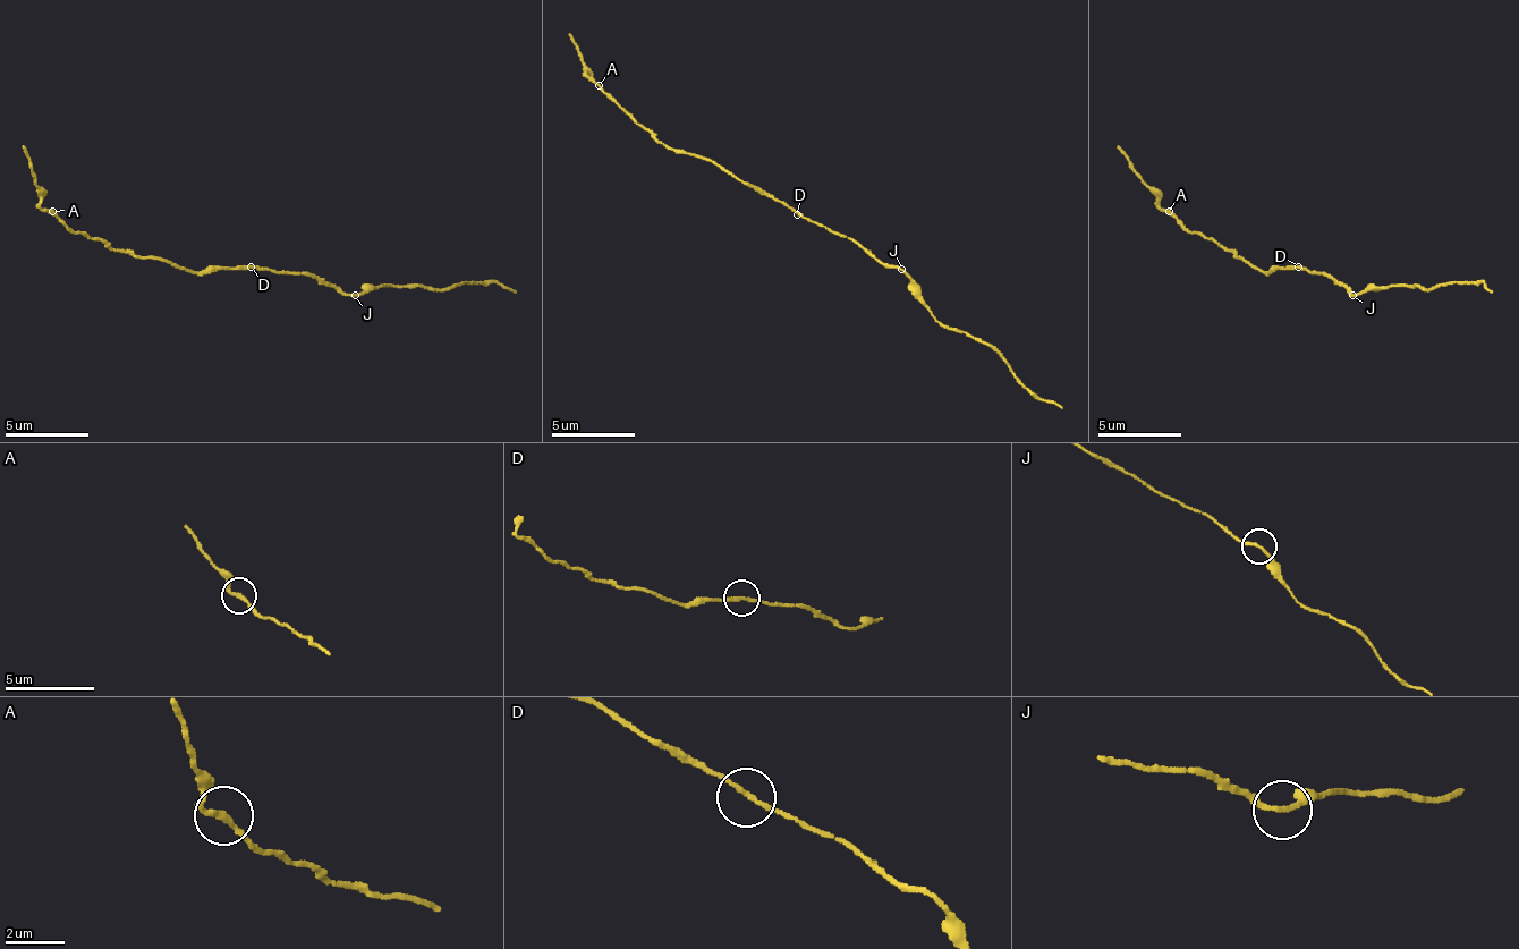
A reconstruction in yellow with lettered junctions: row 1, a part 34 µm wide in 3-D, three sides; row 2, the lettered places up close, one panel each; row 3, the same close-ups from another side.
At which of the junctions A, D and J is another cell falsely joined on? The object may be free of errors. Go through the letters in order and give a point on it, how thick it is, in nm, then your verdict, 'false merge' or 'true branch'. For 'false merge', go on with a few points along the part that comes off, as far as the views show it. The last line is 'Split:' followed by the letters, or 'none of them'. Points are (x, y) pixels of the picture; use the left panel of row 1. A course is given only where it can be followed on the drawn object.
A: place (52, 211); calibre 160 nm; true branch
D: place (251, 267); calibre 170 nm; true branch
J: place (355, 295); calibre 170 nm; true branch
Split: none of them

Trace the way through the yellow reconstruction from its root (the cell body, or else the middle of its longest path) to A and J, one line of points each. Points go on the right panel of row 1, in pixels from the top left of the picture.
A: (1293, 267), (1256, 270), (1215, 237), (1190, 232), (1169, 212)
J: (1293, 267), (1323, 270), (1352, 295)

